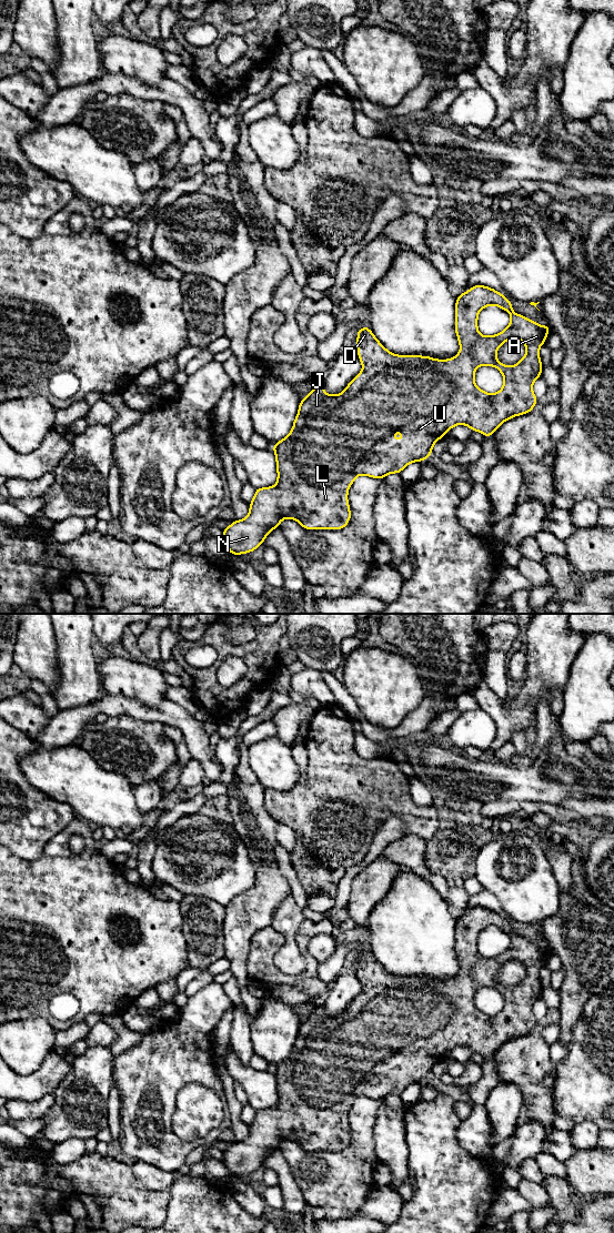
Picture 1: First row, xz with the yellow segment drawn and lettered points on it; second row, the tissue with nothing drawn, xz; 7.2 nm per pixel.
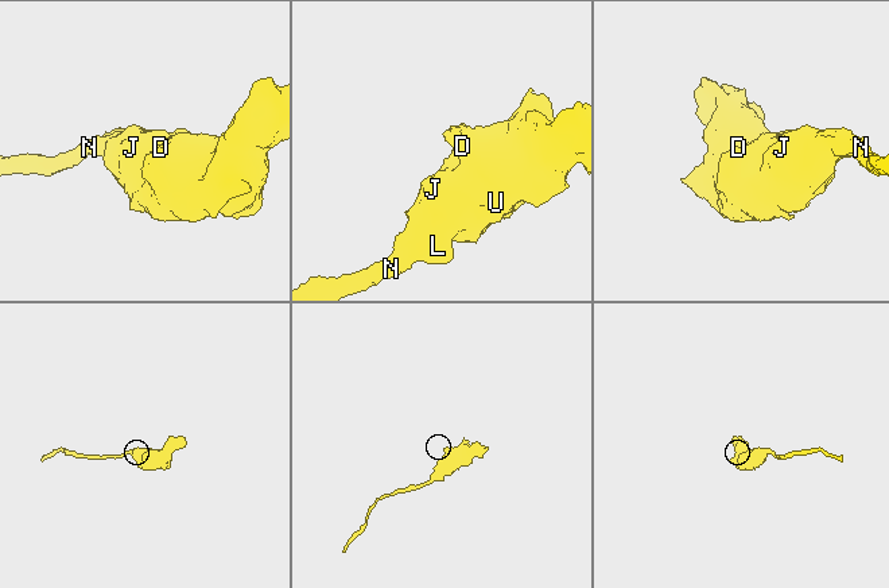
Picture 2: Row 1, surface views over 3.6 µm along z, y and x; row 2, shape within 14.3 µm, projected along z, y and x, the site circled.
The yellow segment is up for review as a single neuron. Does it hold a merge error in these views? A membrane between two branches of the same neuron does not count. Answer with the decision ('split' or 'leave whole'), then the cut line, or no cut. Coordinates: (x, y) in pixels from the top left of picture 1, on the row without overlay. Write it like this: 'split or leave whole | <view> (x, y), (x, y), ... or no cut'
leave whole | no cut

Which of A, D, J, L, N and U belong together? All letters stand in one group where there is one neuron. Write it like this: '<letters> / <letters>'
A D J L N U

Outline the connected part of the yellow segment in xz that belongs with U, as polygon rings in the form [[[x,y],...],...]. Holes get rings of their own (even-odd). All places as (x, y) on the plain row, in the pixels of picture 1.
[[[475,907],[456,920],[455,953],[461,968],[456,978],[451,981],[435,981],[420,977],[395,977],[390,974],[374,958],[368,947],[358,953],[358,977],[362,984],[362,993],[358,996],[348,1009],[338,1017],[328,1017],[323,1007],[316,1007],[313,1012],[300,1023],[299,1033],[291,1054],[272,1069],[276,1080],[278,1103],[272,1109],[256,1110],[250,1125],[249,1136],[234,1142],[223,1152],[223,1164],[230,1175],[251,1174],[263,1165],[266,1156],[284,1140],[292,1140],[306,1151],[341,1151],[344,1150],[351,1133],[348,1124],[348,1112],[359,1096],[384,1100],[390,1094],[400,1095],[412,1083],[424,1082],[432,1075],[436,1062],[457,1045],[469,1048],[472,1052],[492,1058],[495,1051],[505,1042],[533,1032],[536,1018],[532,1007],[541,998],[542,986],[540,968],[551,951],[527,939],[513,933],[511,923],[497,912]],[[489,927],[497,927],[511,936],[510,947],[500,956],[484,958],[477,951],[477,937]],[[519,960],[526,969],[525,978],[514,988],[505,988],[496,981],[499,969],[507,961]],[[477,988],[495,988],[504,999],[504,1007],[495,1015],[480,1011],[474,1003]]]

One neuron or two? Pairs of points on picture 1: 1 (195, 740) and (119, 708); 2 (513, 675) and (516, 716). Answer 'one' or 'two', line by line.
1: one
2: two

